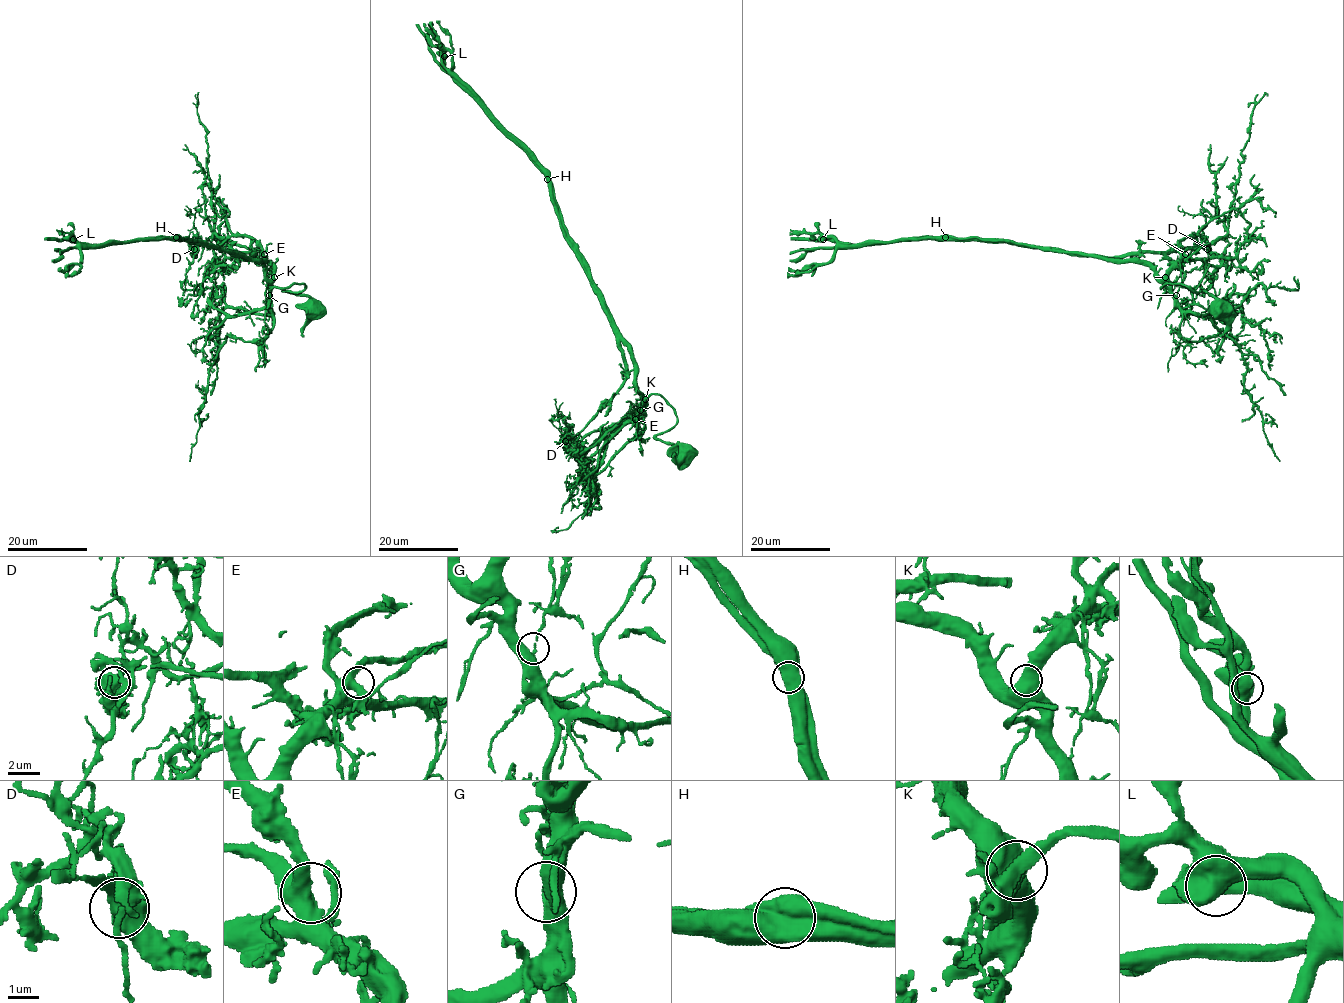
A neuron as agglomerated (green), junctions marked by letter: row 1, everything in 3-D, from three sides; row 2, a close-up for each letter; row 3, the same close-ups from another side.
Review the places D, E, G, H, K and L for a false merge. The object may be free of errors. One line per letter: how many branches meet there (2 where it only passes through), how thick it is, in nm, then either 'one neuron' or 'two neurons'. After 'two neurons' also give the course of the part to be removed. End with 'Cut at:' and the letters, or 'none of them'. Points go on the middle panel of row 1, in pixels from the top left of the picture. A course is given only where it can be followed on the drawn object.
D: 3 branches meet; 480 nm thick; one neuron
E: 3 branches meet; 440 nm thick; one neuron
G: 2 branches meet; 340 nm thick; one neuron
H: 2 branches meet; 800 nm thick; two neurons; foreign part runs (548, 179), (563, 235), (599, 300), (626, 373), (623, 386), (583, 429), (565, 442), (568, 453)
K: 2 branches meet; 600 nm thick; one neuron
L: 2 branches meet; 650 nm thick; one neuron
Cut at: H

